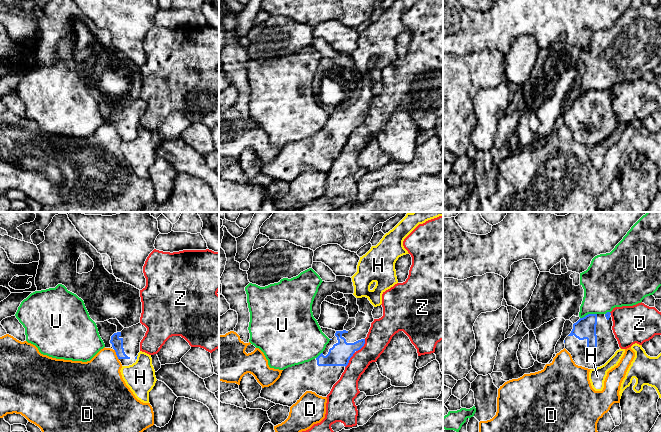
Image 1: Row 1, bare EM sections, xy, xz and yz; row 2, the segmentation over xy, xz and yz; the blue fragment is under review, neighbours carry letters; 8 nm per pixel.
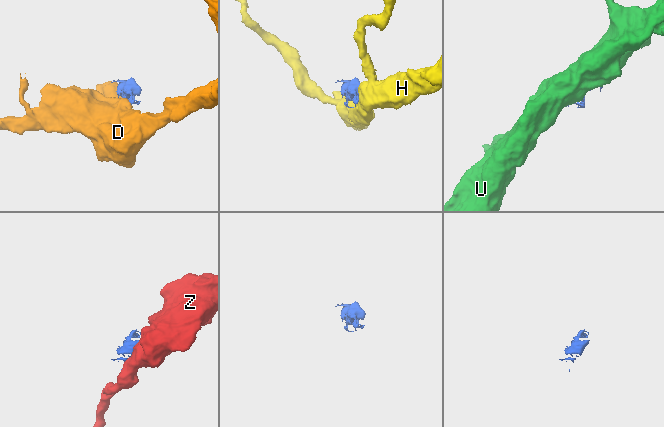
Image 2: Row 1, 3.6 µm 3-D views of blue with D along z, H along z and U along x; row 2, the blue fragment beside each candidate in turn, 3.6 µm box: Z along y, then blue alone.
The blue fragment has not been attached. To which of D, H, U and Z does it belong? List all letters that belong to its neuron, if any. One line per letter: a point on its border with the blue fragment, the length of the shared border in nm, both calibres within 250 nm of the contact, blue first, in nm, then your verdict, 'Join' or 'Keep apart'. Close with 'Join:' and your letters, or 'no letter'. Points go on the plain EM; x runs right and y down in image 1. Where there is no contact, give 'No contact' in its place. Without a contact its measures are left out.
D: Touches blue at xy (116, 130). Shared border 90 nm. Thickness 100 nm (blue) against 360 nm. Keep apart
H: Touches blue at xy (136, 133). Shared border 40 nm. Thickness 20 nm (blue) against 240 nm. Keep apart
U: Touches blue at yz (588, 90). Shared border 140 nm. Thickness 180 nm (blue) against 340 nm. Keep apart
Z: Touches blue at xz (354, 128). Shared border 280 nm. Thickness 180 nm (blue) against 190 nm. Keep apart
Join: no letter

